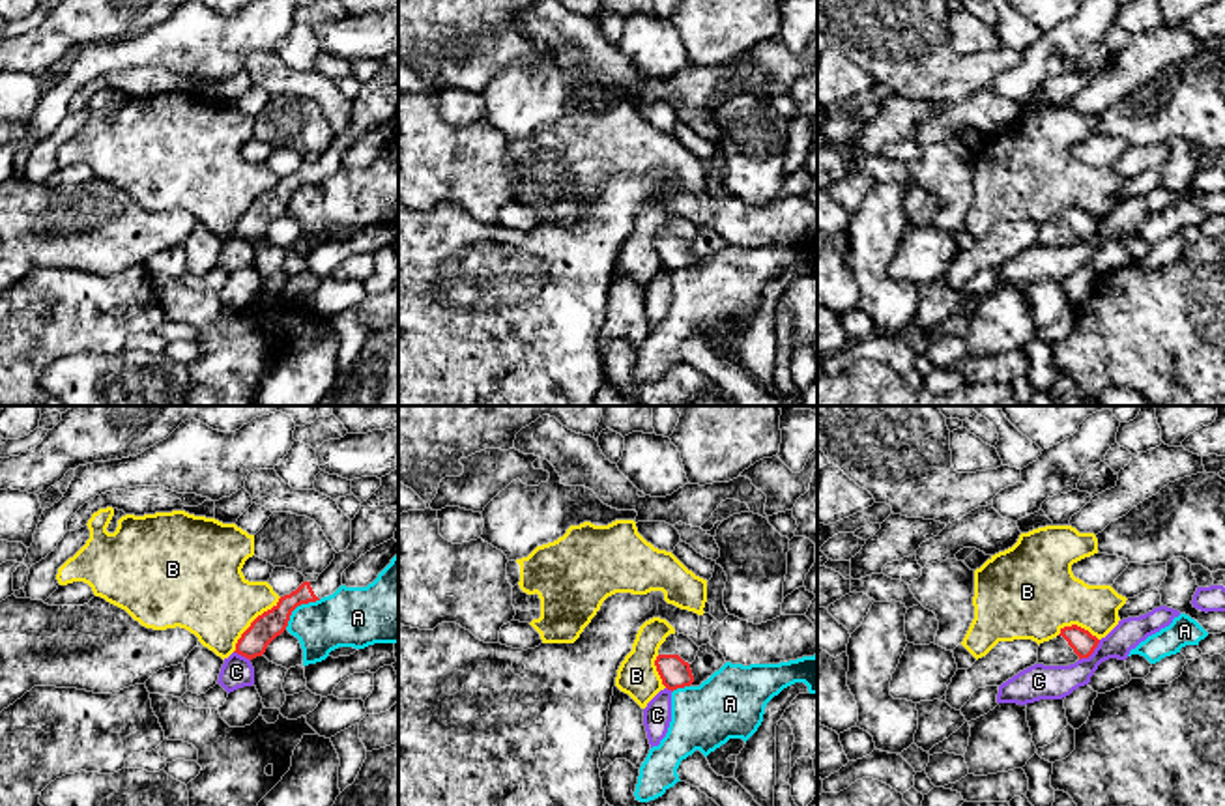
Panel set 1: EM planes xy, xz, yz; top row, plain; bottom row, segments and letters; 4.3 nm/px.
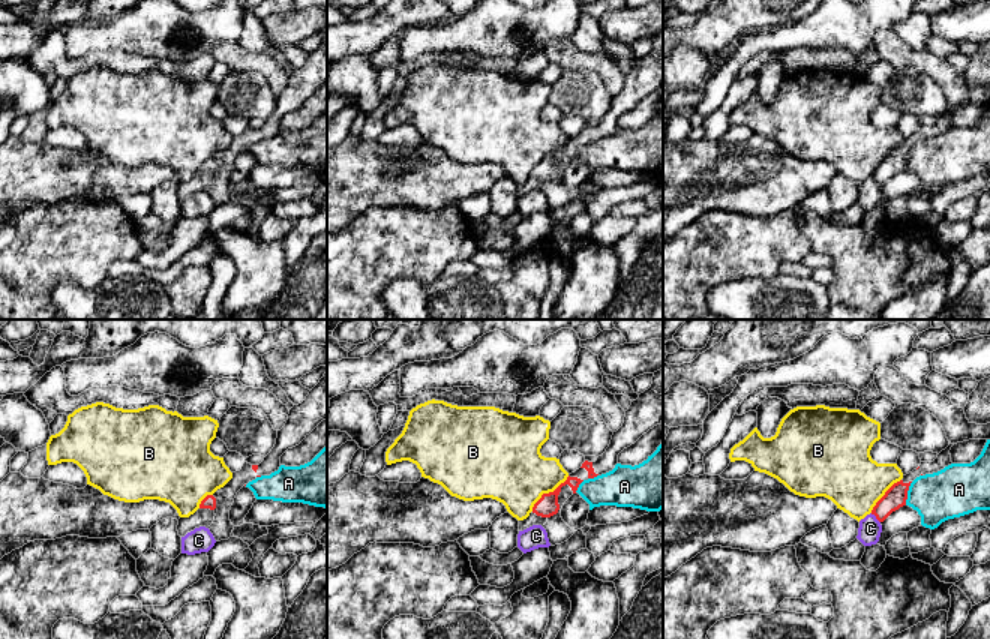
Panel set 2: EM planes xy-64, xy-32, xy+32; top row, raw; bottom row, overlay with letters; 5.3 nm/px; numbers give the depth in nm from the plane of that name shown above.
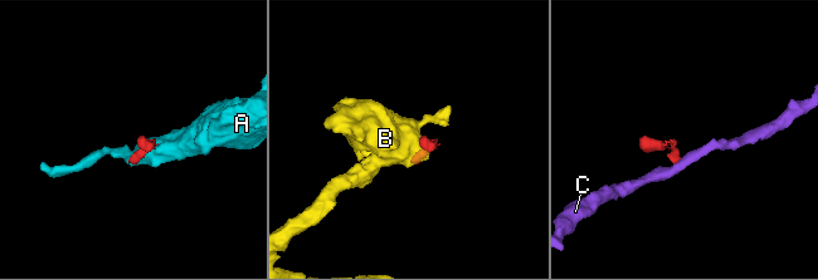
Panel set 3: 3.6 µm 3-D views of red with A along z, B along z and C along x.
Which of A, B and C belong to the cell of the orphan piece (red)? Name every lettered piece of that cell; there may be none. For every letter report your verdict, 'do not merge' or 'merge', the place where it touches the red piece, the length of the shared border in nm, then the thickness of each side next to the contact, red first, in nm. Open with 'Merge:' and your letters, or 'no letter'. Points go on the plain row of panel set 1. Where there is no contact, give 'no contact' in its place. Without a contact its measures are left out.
Merge: no letter
A: do not merge | xy (298, 186) | 200 nm | 120/260 nm
B: do not merge | xy (251, 204) | 320 nm | 120/360 nm
C: do not merge | yz (1091, 234) | 130 nm | 110/150 nm

